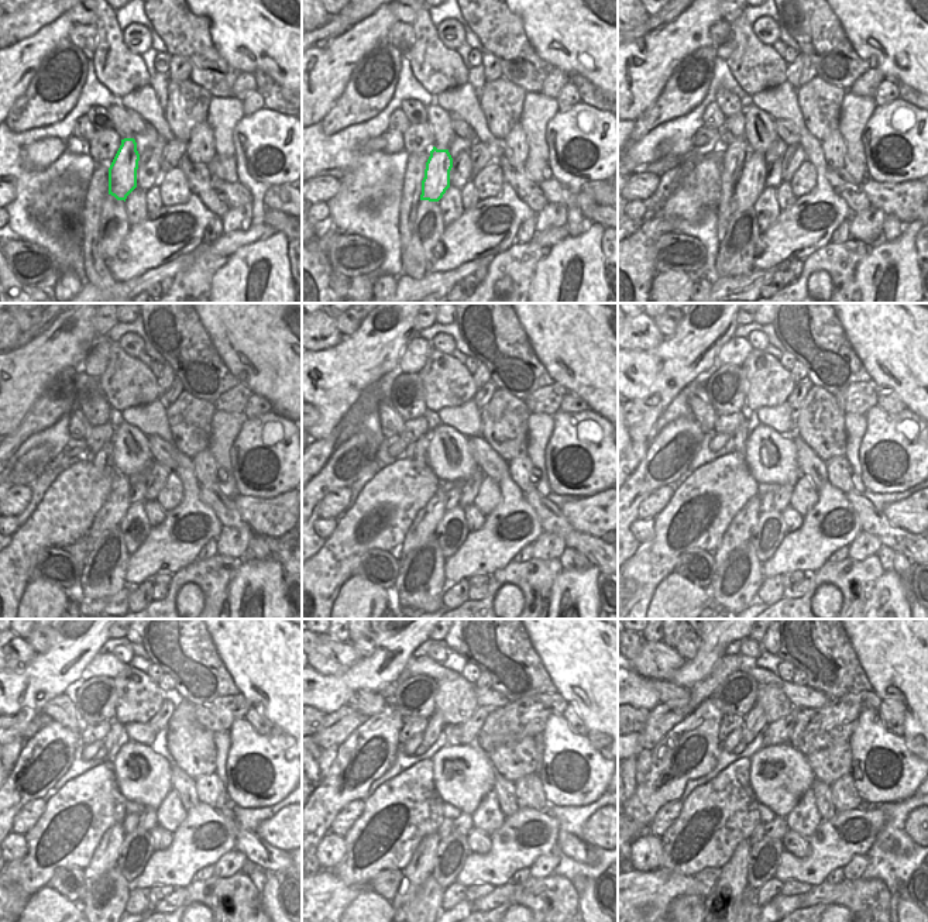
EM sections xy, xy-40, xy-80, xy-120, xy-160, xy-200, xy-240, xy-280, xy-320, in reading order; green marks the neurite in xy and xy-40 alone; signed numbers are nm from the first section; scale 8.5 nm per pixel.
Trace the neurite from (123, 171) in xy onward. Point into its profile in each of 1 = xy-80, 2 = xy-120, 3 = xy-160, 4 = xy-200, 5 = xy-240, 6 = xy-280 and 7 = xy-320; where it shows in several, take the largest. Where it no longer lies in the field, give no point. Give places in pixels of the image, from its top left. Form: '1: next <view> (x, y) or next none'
1: next xy-80 (751, 183)
2: next xy-120 (113, 511)
3: next xy-160 (428, 519)
4: next xy-200 (739, 530)
5: next xy-240 (105, 857)
6: next xy-280 (420, 866)
7: next xy-320 (732, 883)

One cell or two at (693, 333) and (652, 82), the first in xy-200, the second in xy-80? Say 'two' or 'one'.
one

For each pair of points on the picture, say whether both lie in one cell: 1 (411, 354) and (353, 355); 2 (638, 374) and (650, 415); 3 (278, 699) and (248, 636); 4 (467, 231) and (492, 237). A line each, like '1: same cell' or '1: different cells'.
1: different cells
2: same cell
3: same cell
4: same cell

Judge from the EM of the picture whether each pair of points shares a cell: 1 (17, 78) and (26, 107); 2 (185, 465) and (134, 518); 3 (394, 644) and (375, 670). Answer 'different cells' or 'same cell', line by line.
1: different cells
2: different cells
3: same cell

